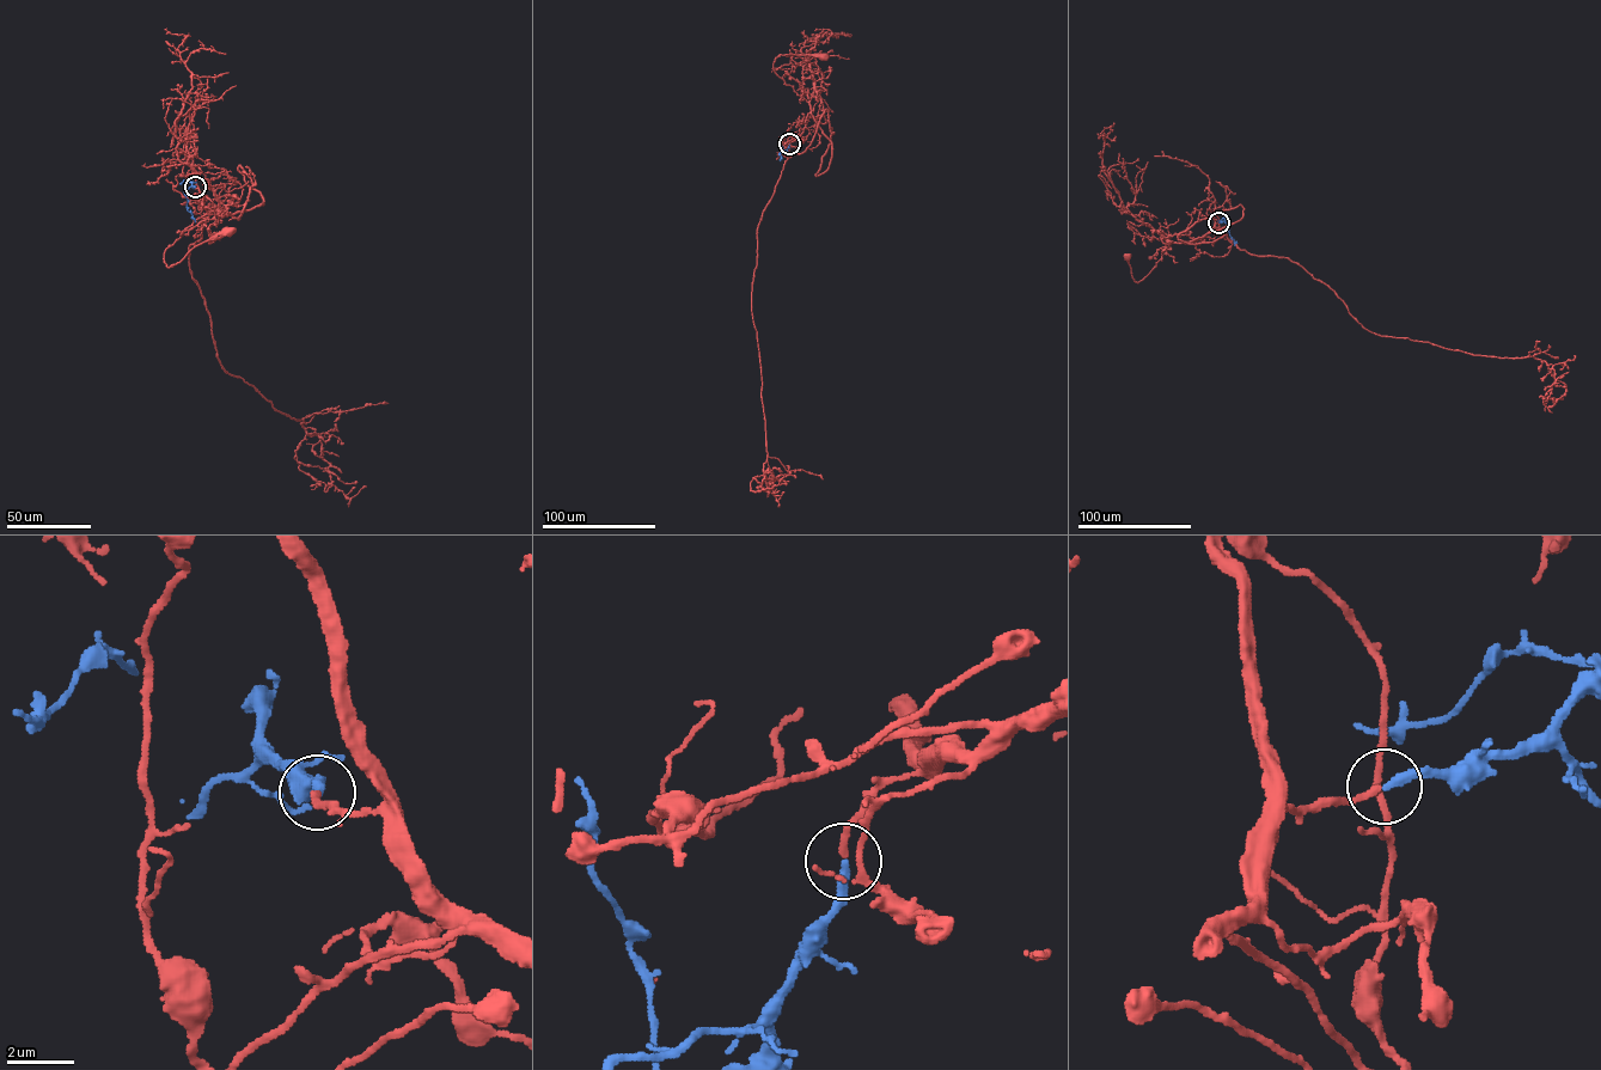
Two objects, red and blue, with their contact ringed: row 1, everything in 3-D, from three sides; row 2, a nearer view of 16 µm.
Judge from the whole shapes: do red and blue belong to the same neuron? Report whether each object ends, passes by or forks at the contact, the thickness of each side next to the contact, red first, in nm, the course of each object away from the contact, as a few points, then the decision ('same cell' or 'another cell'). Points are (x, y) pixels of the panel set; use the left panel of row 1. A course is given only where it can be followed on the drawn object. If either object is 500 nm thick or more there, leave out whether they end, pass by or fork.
red ends there; blue ends there; 200 nm thick on the red side, 280 nm on the other; red runs (195, 188), (222, 214), (194, 221), (165, 250), (166, 264), (228, 231); blue runs (195, 188), (184, 191), (187, 208), (193, 216); same cell

